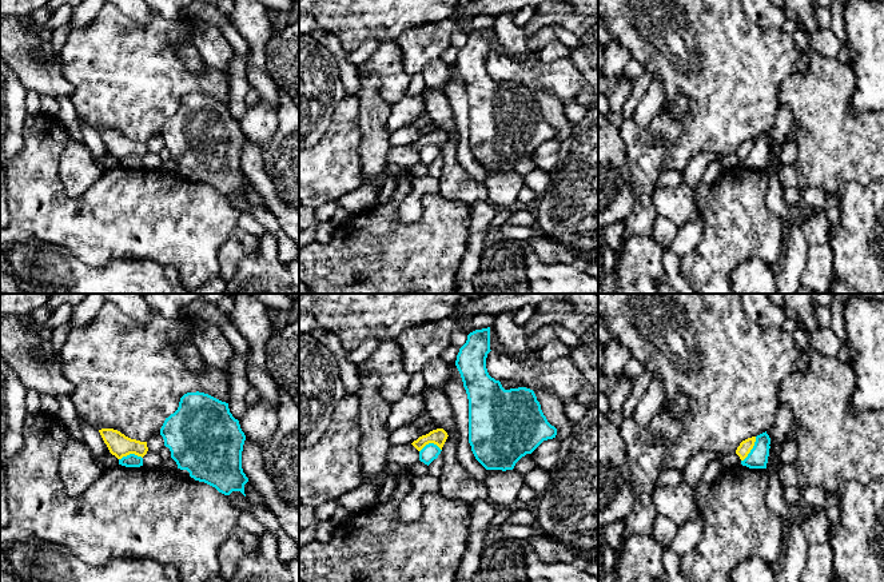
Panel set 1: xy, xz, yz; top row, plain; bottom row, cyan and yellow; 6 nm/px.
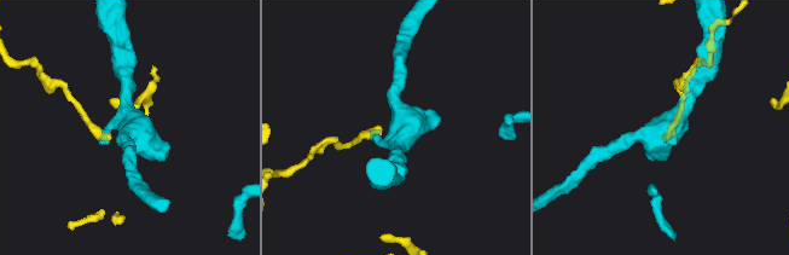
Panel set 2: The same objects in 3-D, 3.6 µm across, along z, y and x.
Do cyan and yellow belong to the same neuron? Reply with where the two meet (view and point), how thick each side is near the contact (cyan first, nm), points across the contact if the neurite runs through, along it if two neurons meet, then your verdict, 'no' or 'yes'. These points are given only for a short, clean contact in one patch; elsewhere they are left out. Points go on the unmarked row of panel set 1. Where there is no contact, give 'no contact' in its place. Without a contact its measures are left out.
meets cyan in yz at (752, 150); 120 nm thick on the cyan side, 80 nm on the other; border along yz (756, 138), (753, 148), (741, 162); no

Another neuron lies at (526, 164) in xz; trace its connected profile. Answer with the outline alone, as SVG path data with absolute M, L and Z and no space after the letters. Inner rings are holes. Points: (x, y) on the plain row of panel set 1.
M526 155L525 158L522 158L514 167L514 171L521 175L521 176L526 176L529 172L531 172L535 168L535 164L533 162L533 156L531 155Z

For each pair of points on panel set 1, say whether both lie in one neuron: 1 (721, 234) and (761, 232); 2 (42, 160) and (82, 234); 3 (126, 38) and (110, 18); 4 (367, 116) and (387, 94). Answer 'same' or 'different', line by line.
1: same
2: same
3: same
4: different

